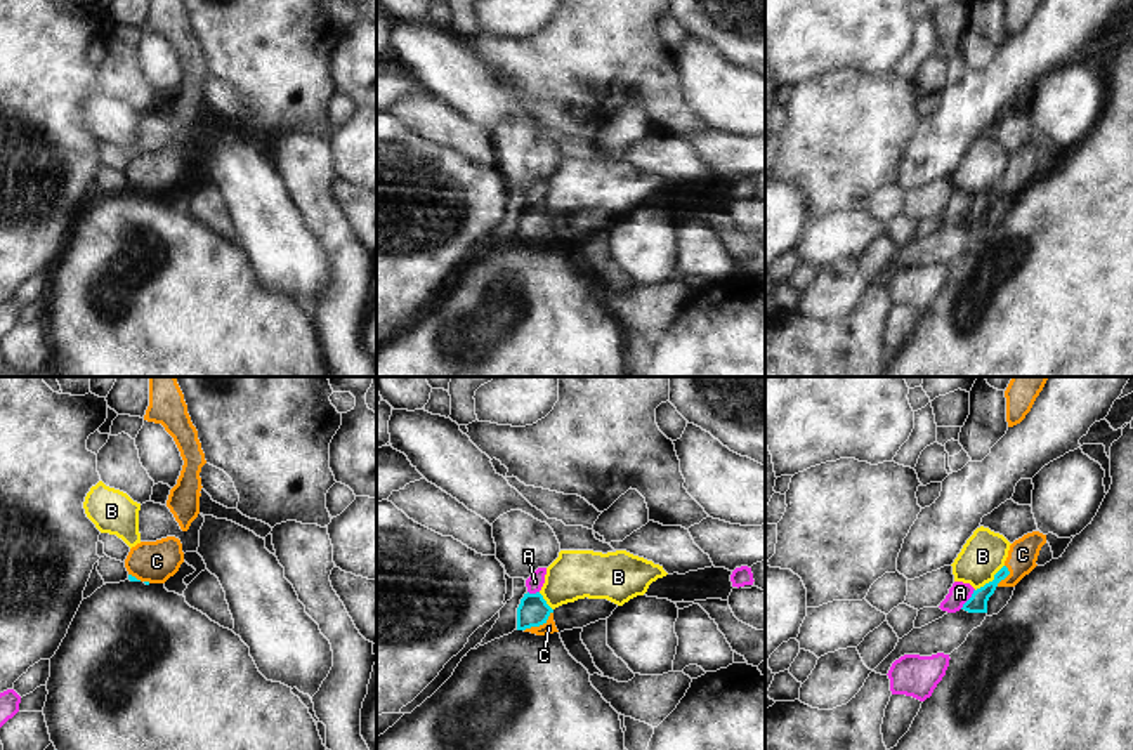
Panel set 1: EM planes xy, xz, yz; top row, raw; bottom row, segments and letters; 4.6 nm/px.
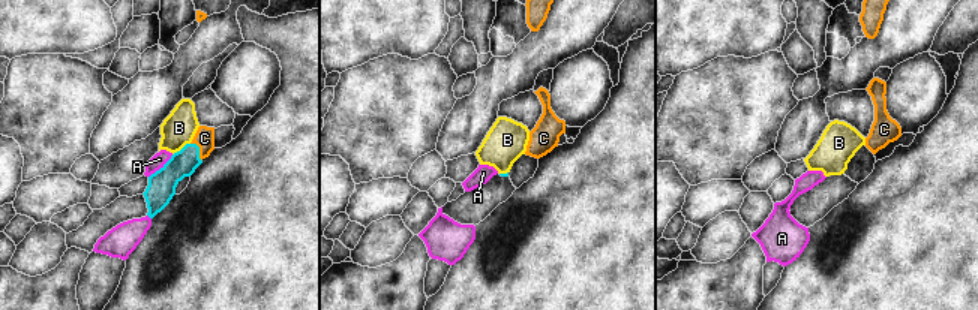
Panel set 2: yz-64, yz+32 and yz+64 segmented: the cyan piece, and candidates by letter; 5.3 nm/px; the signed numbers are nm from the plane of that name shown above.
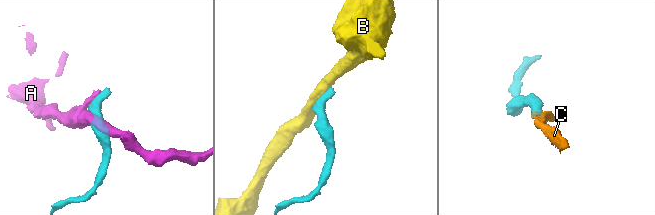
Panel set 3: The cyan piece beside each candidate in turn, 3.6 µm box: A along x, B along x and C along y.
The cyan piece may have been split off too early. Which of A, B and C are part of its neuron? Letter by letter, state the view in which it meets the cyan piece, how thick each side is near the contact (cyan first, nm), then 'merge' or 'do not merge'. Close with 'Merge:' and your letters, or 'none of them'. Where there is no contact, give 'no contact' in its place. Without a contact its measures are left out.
A: yz | 90/100 nm | do not merge
B: yz | 90/200 nm | do not merge
C: xz | 140/60 nm | merge
Merge: C

